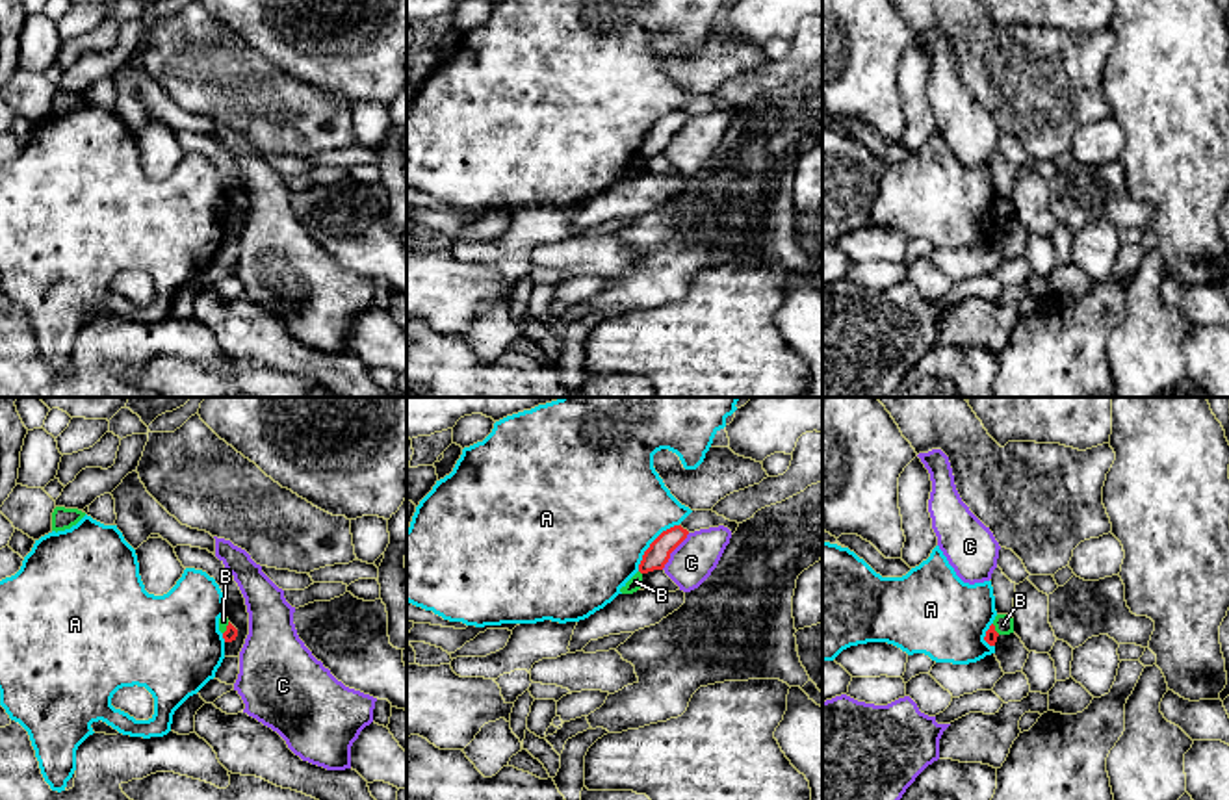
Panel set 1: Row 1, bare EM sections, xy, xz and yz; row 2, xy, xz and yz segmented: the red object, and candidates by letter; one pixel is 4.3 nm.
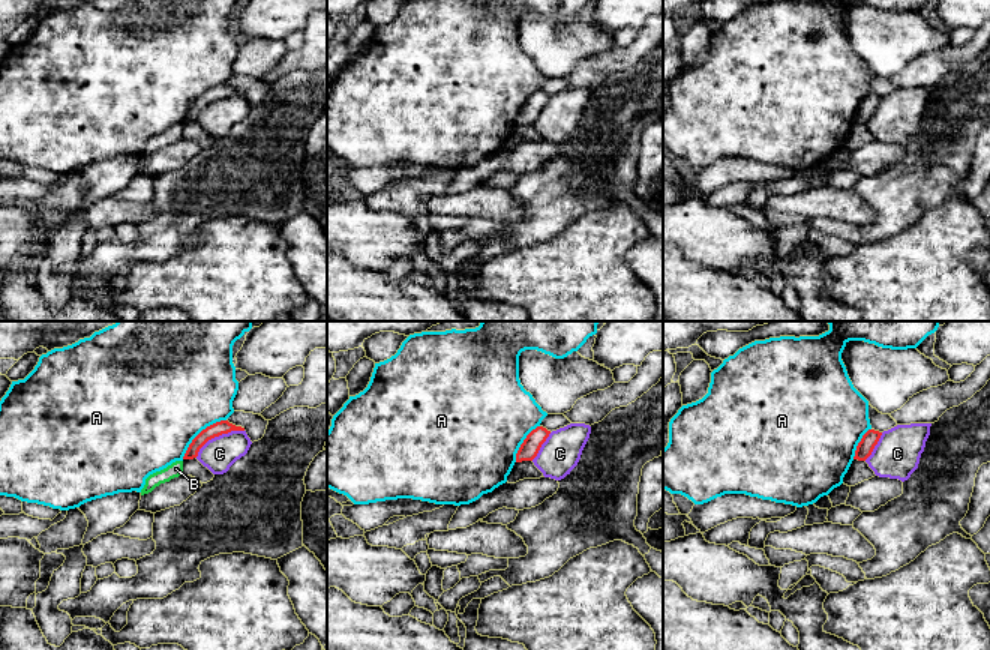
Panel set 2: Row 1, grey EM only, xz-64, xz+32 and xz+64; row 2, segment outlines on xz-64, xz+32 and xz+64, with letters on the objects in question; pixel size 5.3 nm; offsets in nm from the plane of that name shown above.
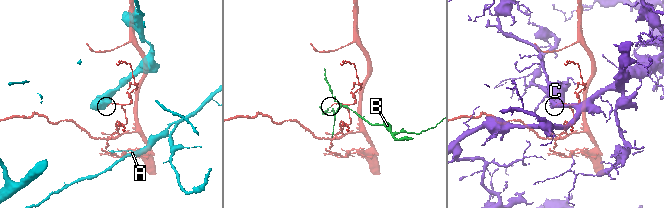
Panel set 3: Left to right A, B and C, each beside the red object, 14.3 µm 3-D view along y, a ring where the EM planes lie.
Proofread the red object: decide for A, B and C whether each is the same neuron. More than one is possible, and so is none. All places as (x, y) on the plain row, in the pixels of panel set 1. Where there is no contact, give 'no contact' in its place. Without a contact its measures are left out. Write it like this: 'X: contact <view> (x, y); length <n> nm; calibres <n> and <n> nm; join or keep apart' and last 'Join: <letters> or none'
A: contact xz (650, 129); length 280 nm; calibres 100 and 500 nm; keep apart
B: contact xy (227, 212); length 60 nm; calibres 60 and 50 nm; keep apart
C: contact xz (672, 134); length 200 nm; calibres 100 and 190 nm; keep apart
Join: none

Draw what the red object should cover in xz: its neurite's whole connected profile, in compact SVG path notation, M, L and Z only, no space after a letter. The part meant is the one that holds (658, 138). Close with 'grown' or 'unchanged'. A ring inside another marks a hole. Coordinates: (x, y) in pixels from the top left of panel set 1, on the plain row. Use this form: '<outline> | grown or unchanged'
M681 110L663 115L644 135L639 156L648 158L653 154L663 154L670 143L670 137L687 123L687 119L689 115Z | unchanged

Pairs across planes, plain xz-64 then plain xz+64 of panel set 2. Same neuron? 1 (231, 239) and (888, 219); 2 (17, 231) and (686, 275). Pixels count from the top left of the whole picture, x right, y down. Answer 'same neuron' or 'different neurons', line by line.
1: different neurons
2: different neurons

